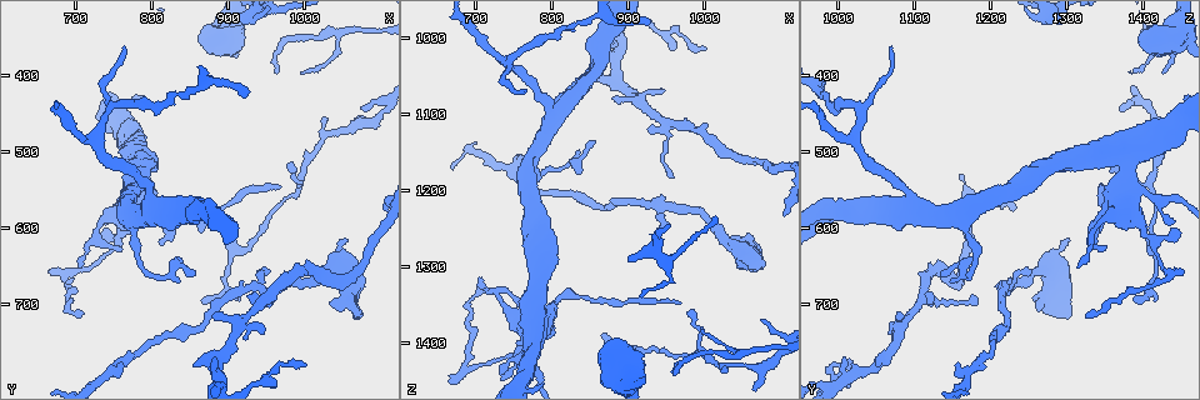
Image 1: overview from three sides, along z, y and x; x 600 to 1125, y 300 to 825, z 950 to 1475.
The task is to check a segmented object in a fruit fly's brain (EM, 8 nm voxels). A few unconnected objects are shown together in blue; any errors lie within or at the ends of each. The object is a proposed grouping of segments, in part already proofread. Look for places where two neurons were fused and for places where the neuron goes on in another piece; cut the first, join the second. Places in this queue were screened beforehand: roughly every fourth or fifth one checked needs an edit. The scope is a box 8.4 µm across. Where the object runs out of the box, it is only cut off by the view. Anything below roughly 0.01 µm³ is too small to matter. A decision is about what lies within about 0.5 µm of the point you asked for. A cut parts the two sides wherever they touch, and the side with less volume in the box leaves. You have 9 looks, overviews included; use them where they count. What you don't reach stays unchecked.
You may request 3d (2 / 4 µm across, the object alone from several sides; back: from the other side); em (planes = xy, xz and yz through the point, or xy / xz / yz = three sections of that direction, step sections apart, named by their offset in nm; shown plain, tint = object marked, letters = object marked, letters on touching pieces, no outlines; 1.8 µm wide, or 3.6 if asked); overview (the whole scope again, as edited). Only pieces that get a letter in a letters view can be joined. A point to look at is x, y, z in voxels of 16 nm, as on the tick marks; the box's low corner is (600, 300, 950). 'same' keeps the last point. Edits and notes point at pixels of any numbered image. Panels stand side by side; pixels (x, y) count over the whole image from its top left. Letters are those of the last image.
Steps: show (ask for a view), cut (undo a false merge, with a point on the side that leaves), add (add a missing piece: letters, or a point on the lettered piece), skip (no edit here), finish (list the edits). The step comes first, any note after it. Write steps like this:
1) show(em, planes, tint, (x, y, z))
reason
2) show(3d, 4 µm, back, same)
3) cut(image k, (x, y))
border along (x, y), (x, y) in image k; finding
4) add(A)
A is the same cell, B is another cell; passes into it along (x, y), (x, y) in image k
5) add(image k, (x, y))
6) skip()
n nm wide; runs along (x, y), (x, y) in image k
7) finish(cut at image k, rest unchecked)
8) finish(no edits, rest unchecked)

show(em, planes, tint, (945, 695, 1115))
branch point

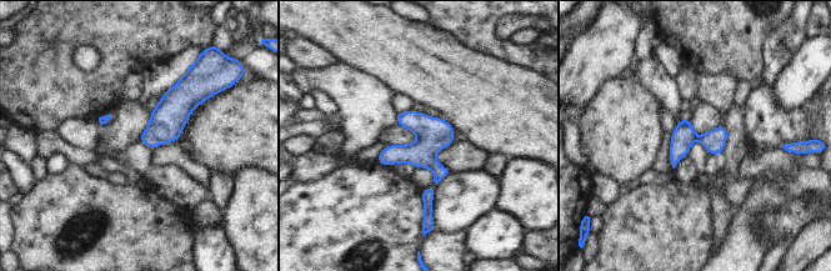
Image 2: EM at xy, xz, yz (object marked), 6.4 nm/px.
show(em, planes, letters, same)

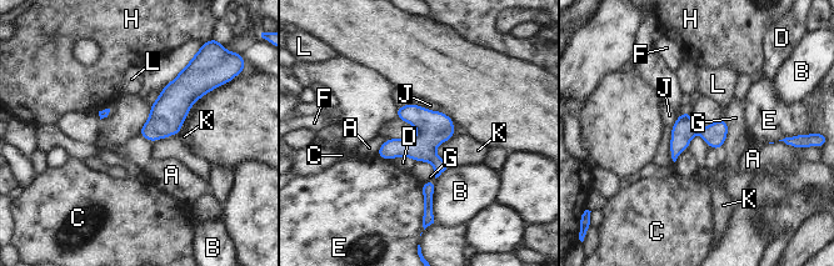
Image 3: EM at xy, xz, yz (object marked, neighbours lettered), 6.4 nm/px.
skip()
B touches over 360 nm; A, B, C, D, E, F, G, H, J, K and L are other cells; border along (688, 142), (698, 134), (708, 146) in image 3; continuous, no second neuron

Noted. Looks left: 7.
show(em, planes, letters, (1005, 780, 1010))
tapers out

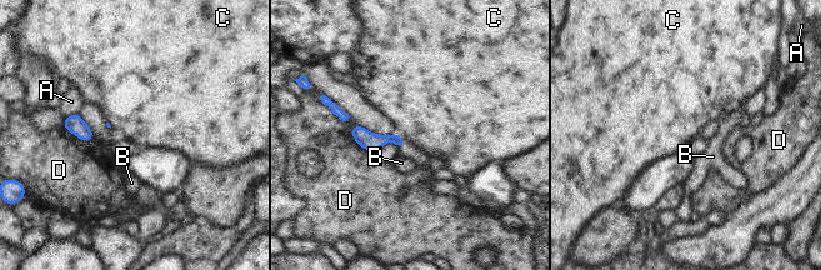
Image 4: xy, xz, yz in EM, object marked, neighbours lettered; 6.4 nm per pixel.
skip()
A, B, C and D are other cells; border along (395, 134), (401, 139), (403, 144) in image 4; no lettered piece goes on from it

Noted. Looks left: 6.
show(em, xy, step 4, letters, (1055, 615, 1305))
tapers out

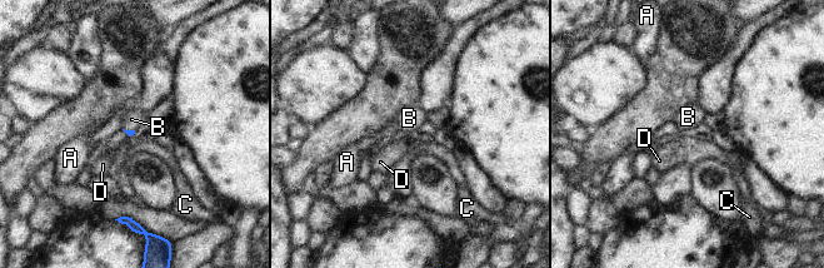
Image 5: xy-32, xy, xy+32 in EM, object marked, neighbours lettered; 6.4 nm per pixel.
show(em, planes, letters, same)
another direction

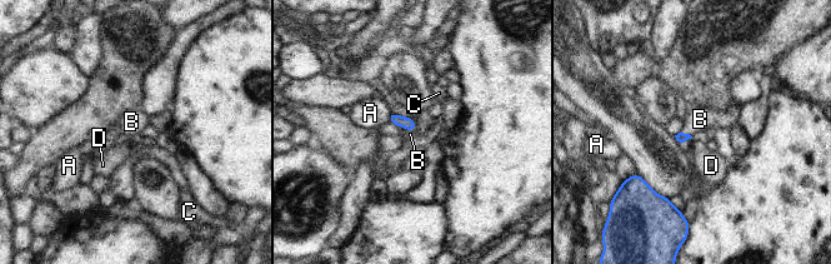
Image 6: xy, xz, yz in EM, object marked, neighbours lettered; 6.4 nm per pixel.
add(B)
B touches over 90 nm; B is the same cell, A, C and D are other cells; passes into it along (680, 137), (687, 134), (700, 119) in image 6; it goes on there

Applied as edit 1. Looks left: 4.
show(overview)
redraw

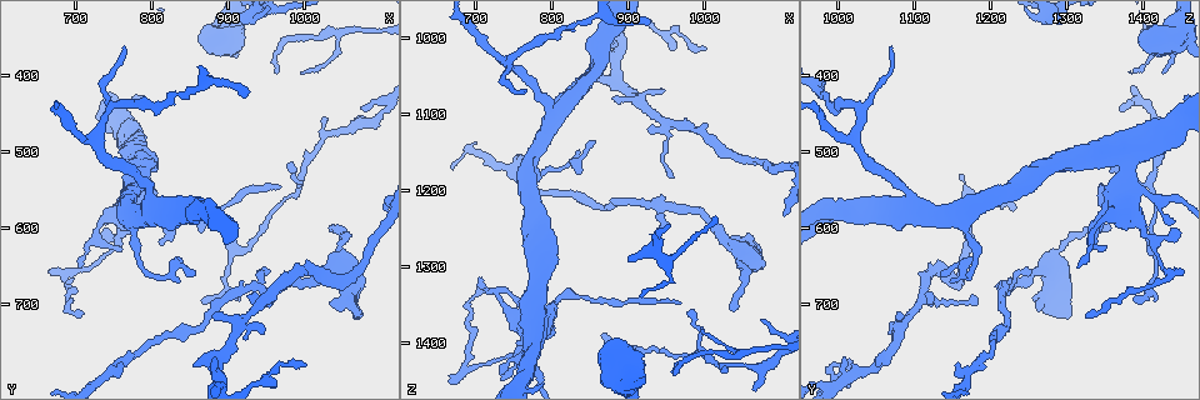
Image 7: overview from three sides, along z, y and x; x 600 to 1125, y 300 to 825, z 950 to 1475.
show(3d, 2 µm, (855, 780, 1055))
branch stops here

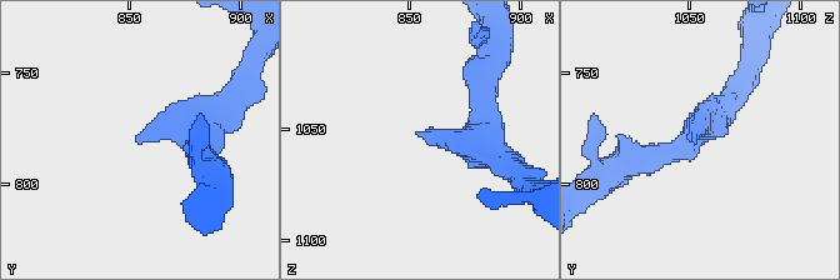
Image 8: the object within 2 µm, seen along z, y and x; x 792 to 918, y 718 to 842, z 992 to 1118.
show(em, xz, step 8, tint, (853, 783, 1053))
arms of 220, 220 nm; need the tissue

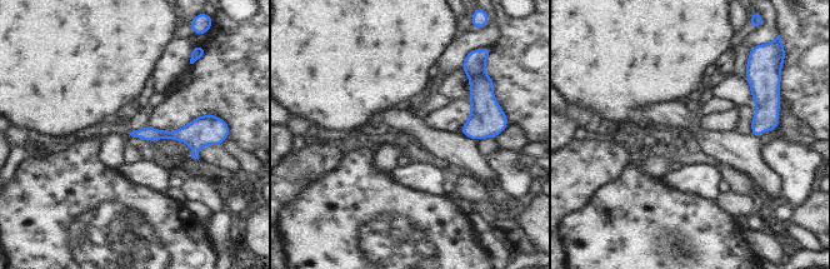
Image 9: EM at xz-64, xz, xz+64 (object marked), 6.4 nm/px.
show(em, planes, letters, same)
another direction

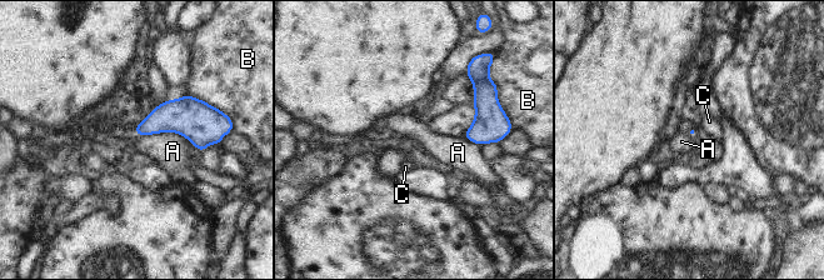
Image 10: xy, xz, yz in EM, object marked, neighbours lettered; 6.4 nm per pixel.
skip()
A, B and C are other cells; no lettered piece goes on from it

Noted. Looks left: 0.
finish(add at image 6, rest unchecked)

